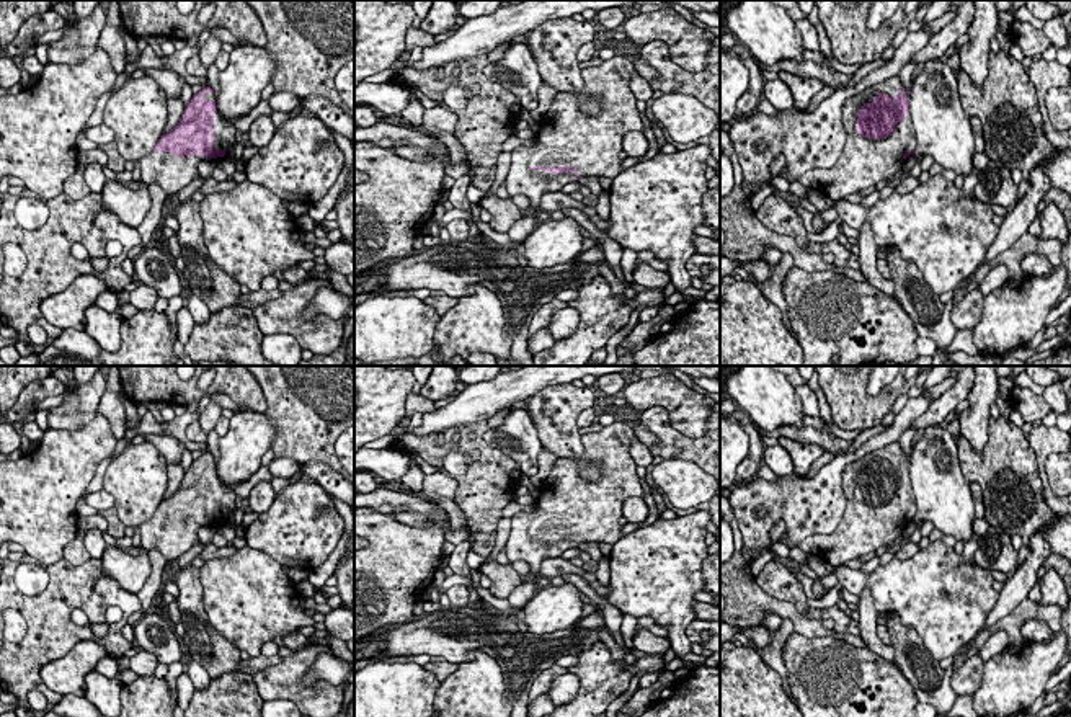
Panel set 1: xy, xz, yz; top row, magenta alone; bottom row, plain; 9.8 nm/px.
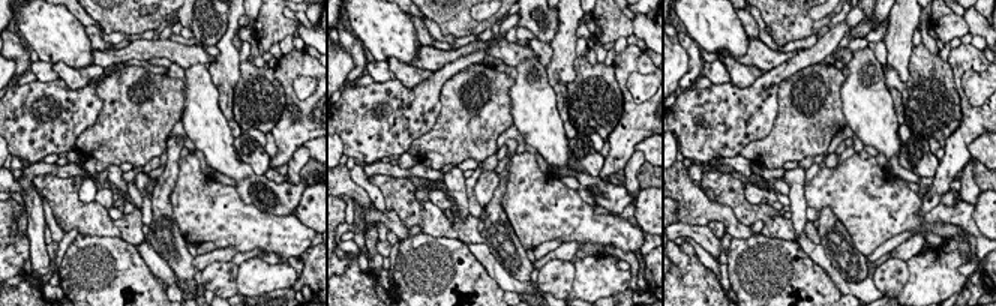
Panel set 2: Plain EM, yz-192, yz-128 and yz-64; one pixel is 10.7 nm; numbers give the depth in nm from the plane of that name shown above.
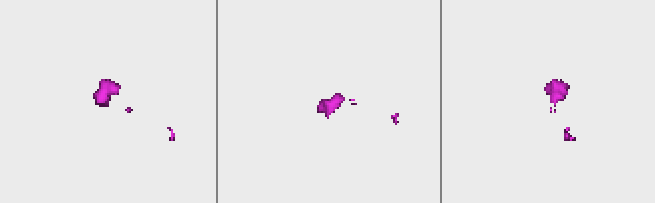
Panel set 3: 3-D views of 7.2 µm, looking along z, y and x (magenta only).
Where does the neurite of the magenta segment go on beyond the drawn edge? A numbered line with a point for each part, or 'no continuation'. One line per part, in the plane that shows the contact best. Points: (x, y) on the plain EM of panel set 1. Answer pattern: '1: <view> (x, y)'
1: yz (864, 528)

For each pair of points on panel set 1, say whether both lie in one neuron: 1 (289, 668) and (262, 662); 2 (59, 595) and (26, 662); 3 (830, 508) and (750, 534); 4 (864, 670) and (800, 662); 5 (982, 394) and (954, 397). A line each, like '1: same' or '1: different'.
1: different
2: same
3: same
4: same
5: different

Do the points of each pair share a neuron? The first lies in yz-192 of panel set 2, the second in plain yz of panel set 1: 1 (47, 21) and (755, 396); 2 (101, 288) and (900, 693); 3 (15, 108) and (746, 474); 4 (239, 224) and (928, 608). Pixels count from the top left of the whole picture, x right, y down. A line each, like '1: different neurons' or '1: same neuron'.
1: same neuron
2: same neuron
3: different neurons
4: same neuron

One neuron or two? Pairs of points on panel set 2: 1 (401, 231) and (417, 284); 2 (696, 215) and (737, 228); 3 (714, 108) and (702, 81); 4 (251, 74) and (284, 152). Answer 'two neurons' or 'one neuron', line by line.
1: two neurons
2: one neuron
3: two neurons
4: two neurons

